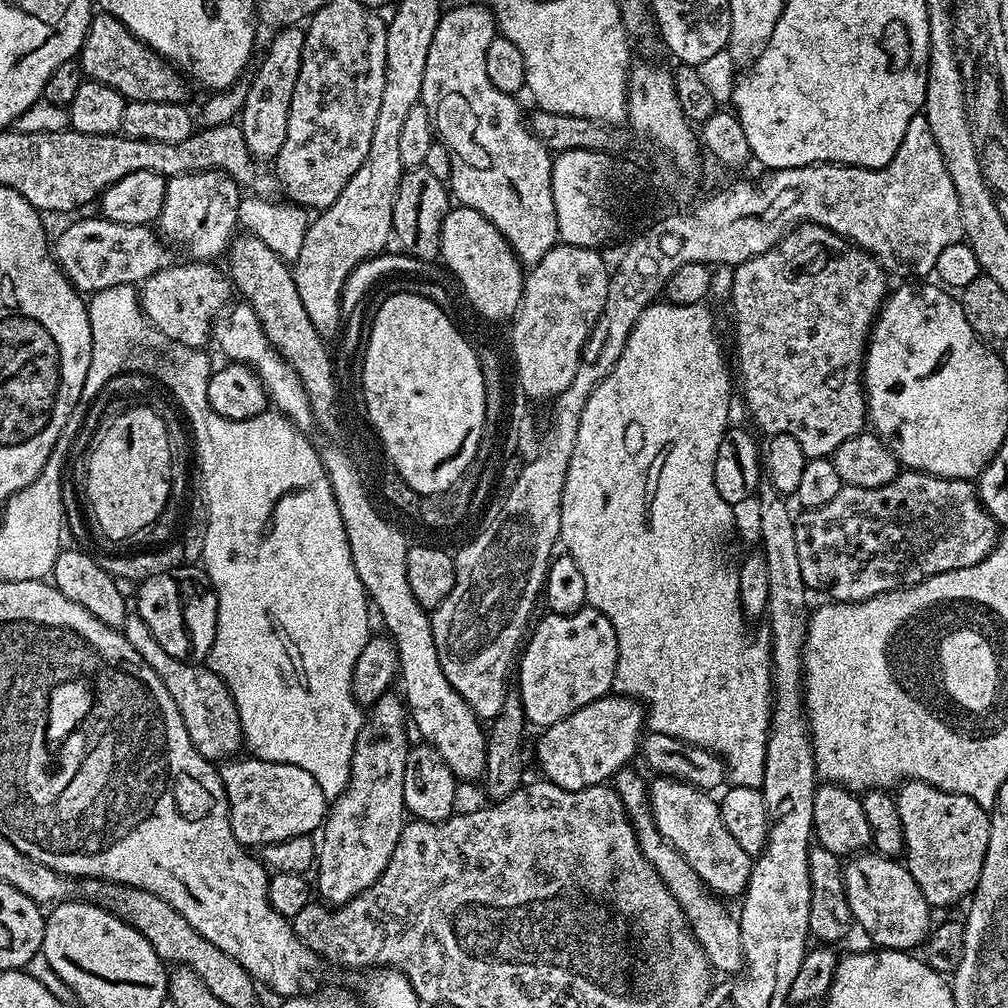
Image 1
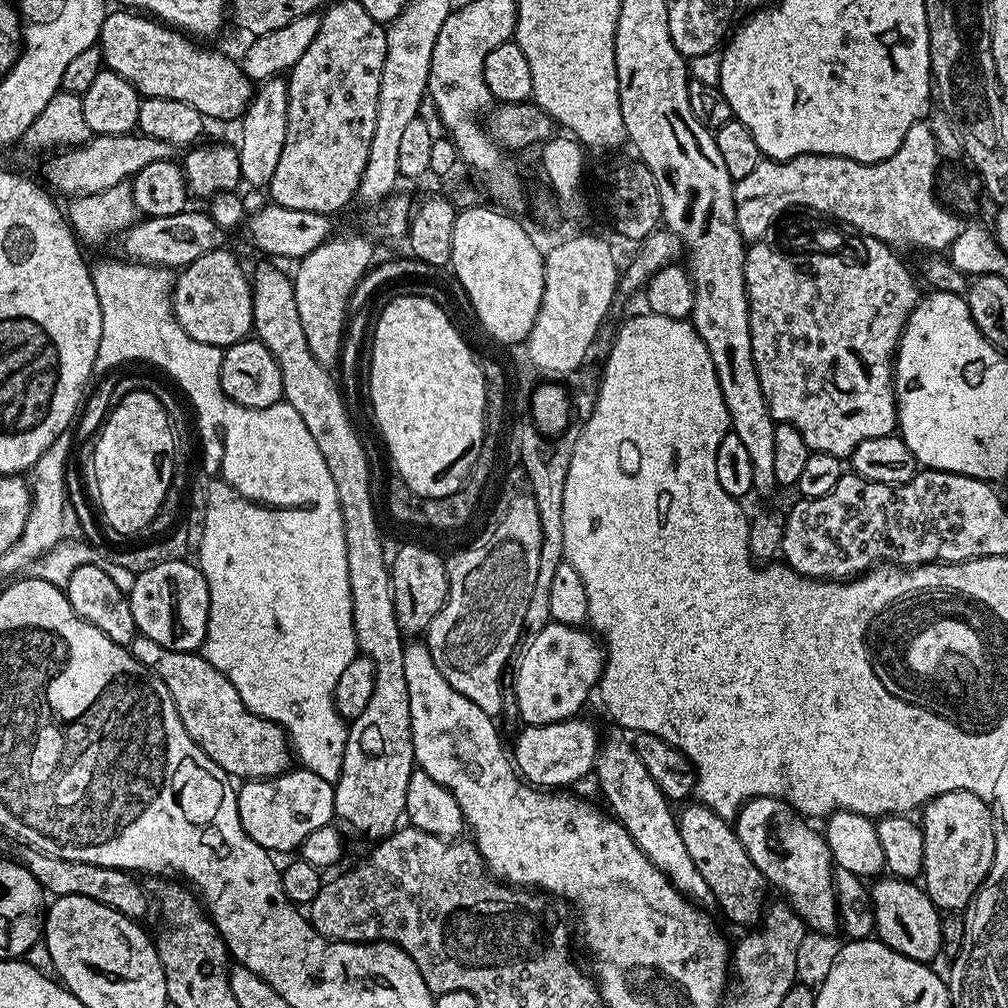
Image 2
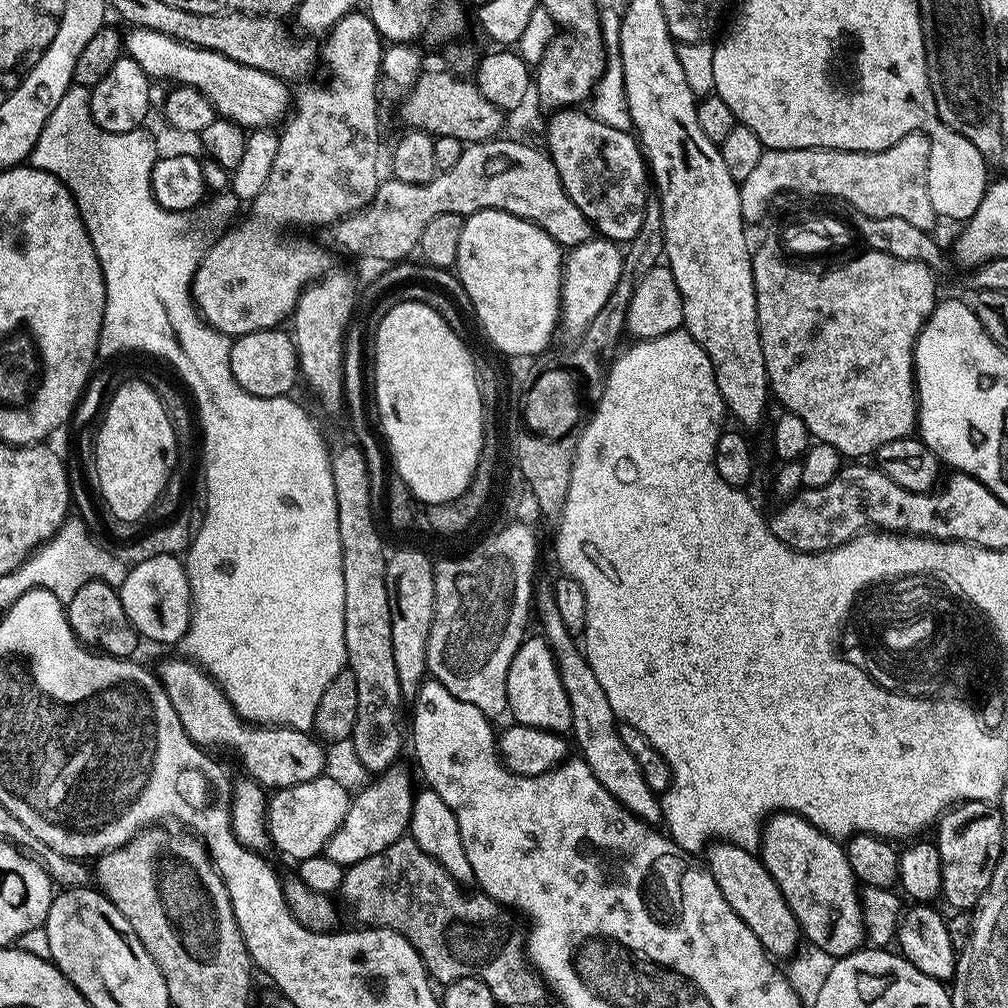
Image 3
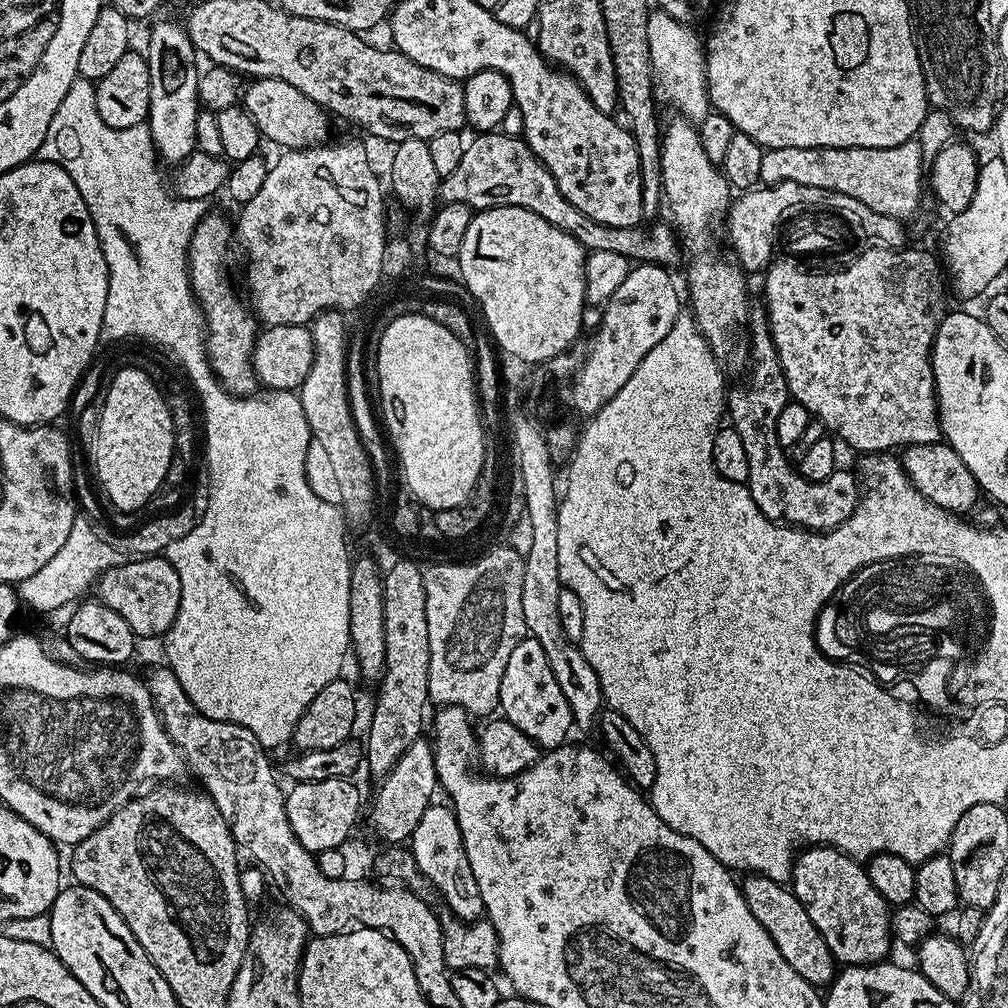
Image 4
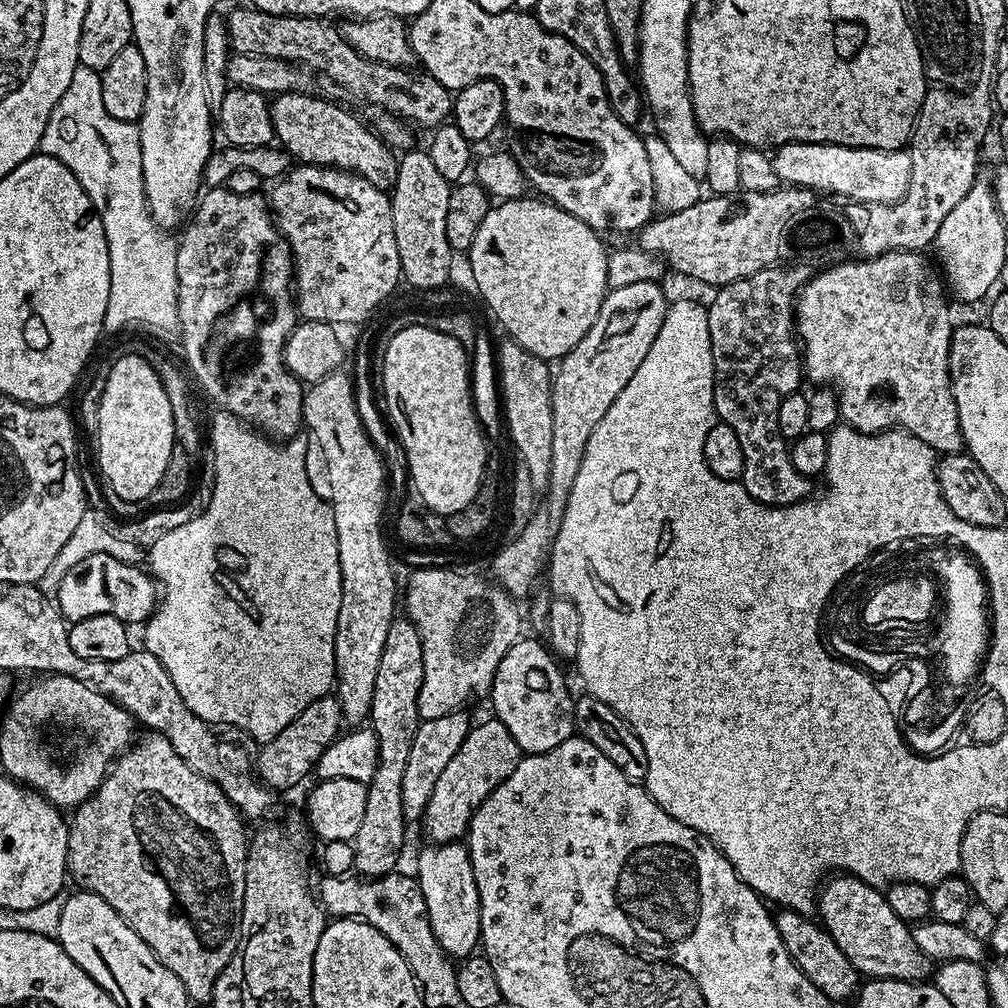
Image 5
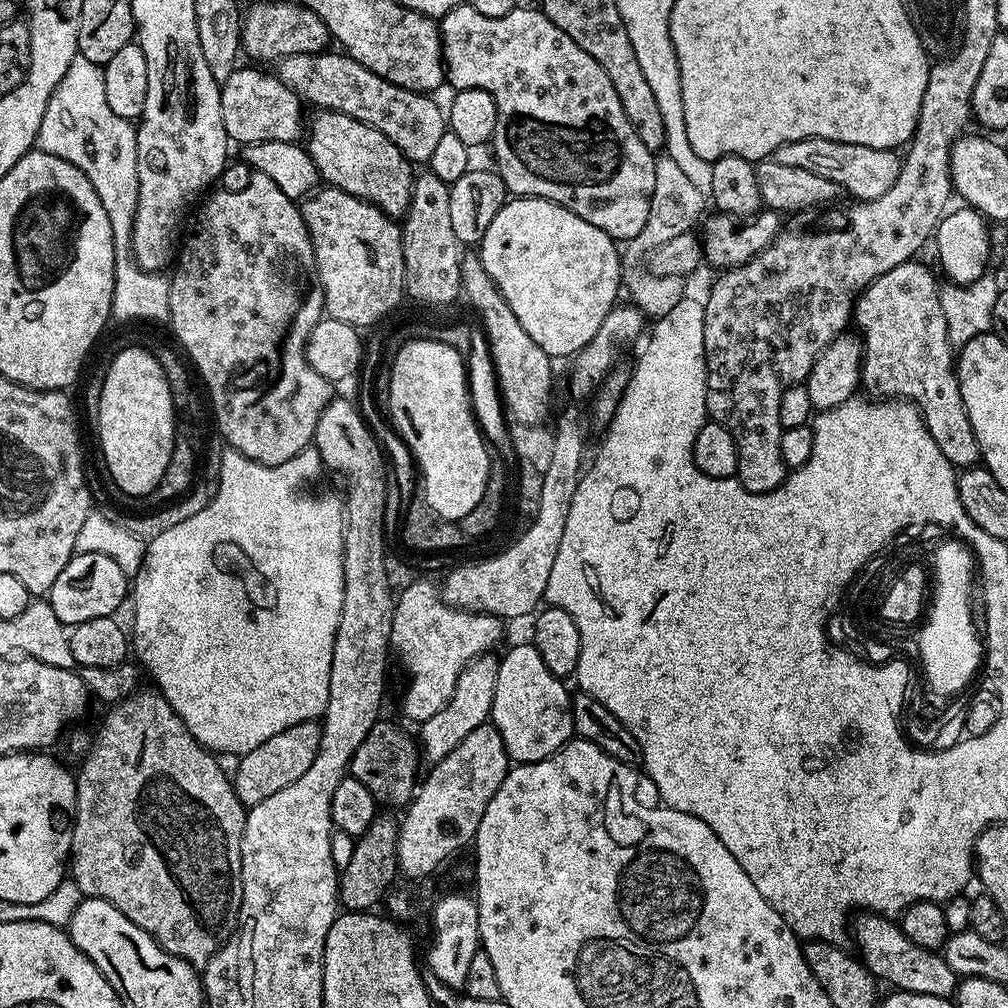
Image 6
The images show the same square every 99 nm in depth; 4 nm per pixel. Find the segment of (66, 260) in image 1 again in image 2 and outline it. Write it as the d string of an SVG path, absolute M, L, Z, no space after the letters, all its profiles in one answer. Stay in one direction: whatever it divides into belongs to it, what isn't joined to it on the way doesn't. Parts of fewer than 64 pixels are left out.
M185 210L169 216L149 216L132 225L123 233L123 255L137 264L151 264L153 268L182 270L202 254L210 254L221 247L225 233L212 221L207 211Z

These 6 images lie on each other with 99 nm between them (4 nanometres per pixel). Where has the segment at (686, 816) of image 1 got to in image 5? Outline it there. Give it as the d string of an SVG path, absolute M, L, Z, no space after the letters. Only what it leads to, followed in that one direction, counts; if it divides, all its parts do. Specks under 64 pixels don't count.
M780 908L775 913L774 919L778 926L778 934L782 934L782 942L786 950L790 950L790 958L794 958L794 966L822 990L828 999L833 1002L845 1000L851 1001L857 995L862 983L860 971L850 966L850 958L838 950L838 942L830 938L830 934L815 919L807 916L799 916L796 911L789 908Z

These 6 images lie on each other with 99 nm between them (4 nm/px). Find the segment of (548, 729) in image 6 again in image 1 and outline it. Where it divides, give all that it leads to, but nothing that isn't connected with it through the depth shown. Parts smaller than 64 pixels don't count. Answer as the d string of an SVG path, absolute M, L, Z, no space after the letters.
M585 606L574 614L565 616L548 614L545 617L545 620L536 629L534 629L535 627L531 629L526 643L519 653L521 656L518 687L521 704L527 716L527 723L532 726L533 724L547 726L554 722L562 722L562 718L574 714L574 710L582 710L582 706L609 695L612 692L614 670L618 666L618 638L614 634L614 626L610 626L610 618L606 618L606 614L602 614L597 608Z

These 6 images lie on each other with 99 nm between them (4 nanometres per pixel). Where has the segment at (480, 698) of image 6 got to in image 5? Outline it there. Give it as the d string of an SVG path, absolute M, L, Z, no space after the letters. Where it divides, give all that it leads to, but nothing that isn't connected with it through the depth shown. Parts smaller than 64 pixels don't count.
M467 711L451 712L442 718L421 720L414 734L414 746L410 746L410 758L406 758L406 774L402 774L402 810L405 821L419 821L426 810L426 802L430 802L430 794L434 794L434 785L438 783L442 770L450 763L450 758L458 754L458 746L466 738L470 721Z

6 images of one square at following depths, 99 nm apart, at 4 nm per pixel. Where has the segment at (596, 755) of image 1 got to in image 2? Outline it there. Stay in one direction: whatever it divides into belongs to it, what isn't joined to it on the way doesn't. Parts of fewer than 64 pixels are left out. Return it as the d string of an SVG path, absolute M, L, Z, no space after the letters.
M573 718L559 720L553 724L530 724L521 727L521 732L516 736L516 745L511 745L510 756L514 761L514 767L527 783L541 790L564 790L568 784L576 784L584 775L591 773L596 766L596 753L599 752L602 743L601 733L596 733L596 728L588 720Z

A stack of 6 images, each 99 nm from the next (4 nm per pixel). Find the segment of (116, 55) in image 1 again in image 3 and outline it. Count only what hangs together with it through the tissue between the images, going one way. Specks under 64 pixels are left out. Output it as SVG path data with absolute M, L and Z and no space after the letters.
M132 26L127 31L122 40L123 51L131 56L134 62L138 62L138 66L142 66L142 70L149 78L153 81L173 80L171 82L173 85L196 88L216 108L217 117L234 122L245 130L255 130L272 128L276 123L279 125L289 115L294 96L291 91L288 93L289 85L281 77L266 70L254 70L254 66L242 66L242 62L234 62L214 50L196 48L193 44L175 40L166 34L158 34L158 30Z

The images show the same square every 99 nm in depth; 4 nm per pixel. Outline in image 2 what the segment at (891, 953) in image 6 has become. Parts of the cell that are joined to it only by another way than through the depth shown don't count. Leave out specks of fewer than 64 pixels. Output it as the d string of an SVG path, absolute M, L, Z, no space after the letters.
M759 796L747 800L734 821L734 827L746 854L769 885L784 891L783 899L814 932L832 934L841 927L836 902L836 874L832 851L825 833L811 828L787 799Z

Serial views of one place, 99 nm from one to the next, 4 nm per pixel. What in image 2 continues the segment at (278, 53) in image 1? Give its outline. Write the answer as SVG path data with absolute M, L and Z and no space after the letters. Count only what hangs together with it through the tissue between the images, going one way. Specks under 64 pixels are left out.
M284 78L263 81L255 89L252 101L239 121L240 179L249 189L267 189L274 178L274 169L282 158L282 146L286 146L286 122L288 121L288 82Z

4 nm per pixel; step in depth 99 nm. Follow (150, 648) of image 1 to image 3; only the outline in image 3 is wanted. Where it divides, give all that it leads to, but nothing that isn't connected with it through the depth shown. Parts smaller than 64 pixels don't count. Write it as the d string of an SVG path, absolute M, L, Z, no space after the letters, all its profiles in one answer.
M191 658L179 659L164 660L155 665L154 671L166 690L166 698L170 698L170 706L174 706L174 714L178 714L178 722L182 722L182 730L195 744L205 750L225 748L233 752L244 767L243 775L265 790L302 786L302 782L325 775L324 767L328 764L325 745L312 732L248 723L236 713L235 706L205 668Z

